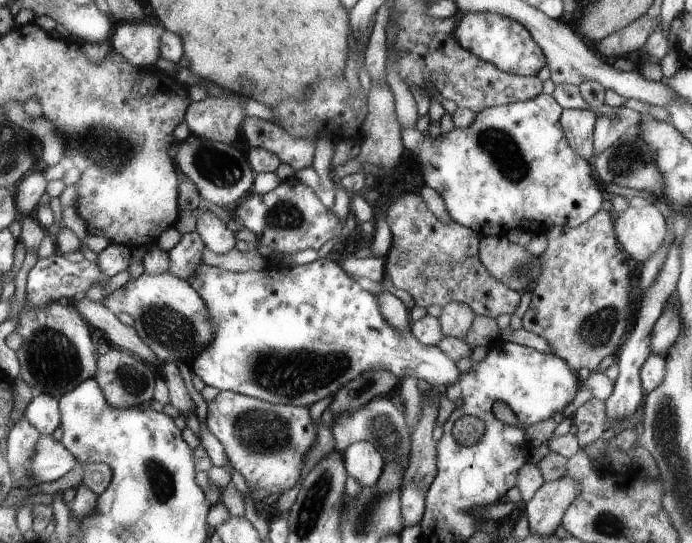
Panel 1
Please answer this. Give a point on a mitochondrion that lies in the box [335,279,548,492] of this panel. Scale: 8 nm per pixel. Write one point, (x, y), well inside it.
(381, 427)

